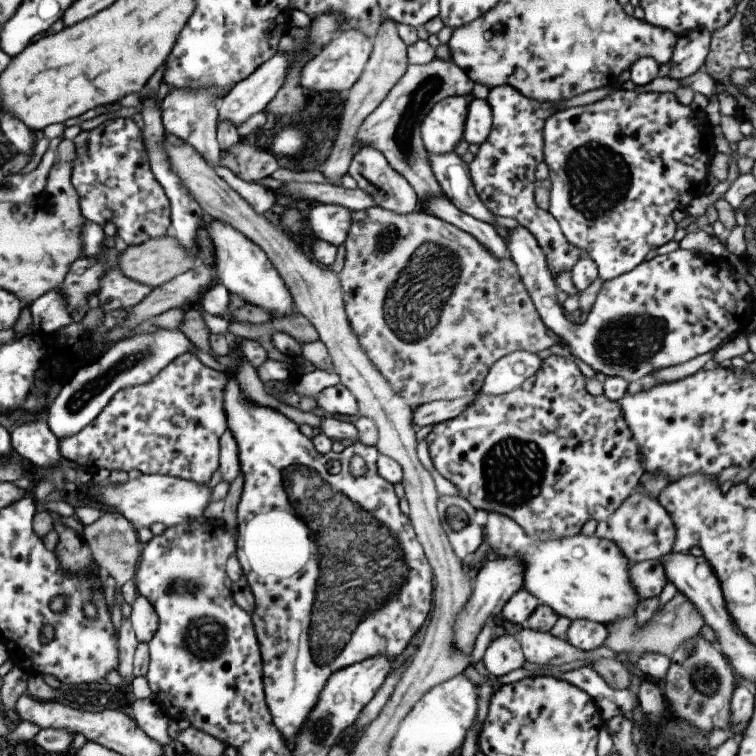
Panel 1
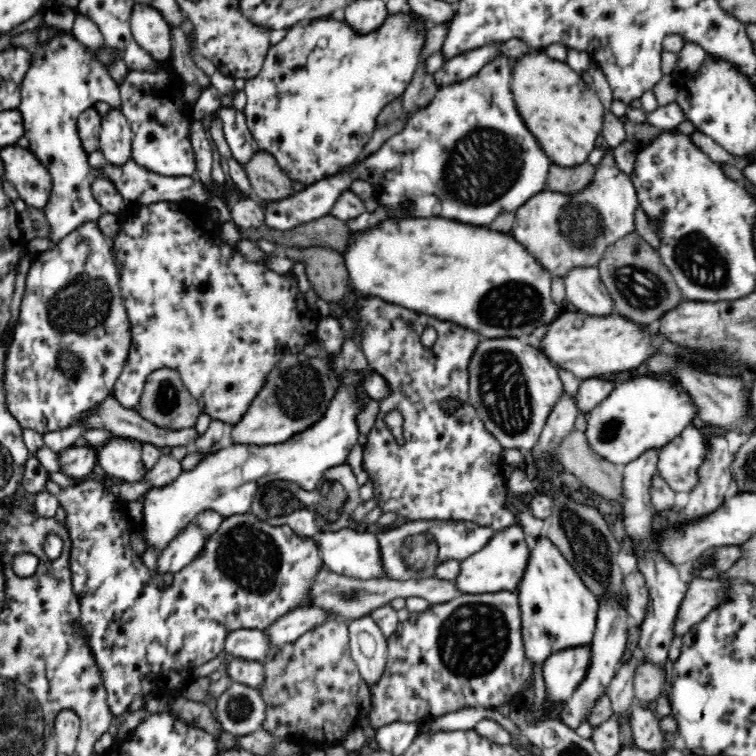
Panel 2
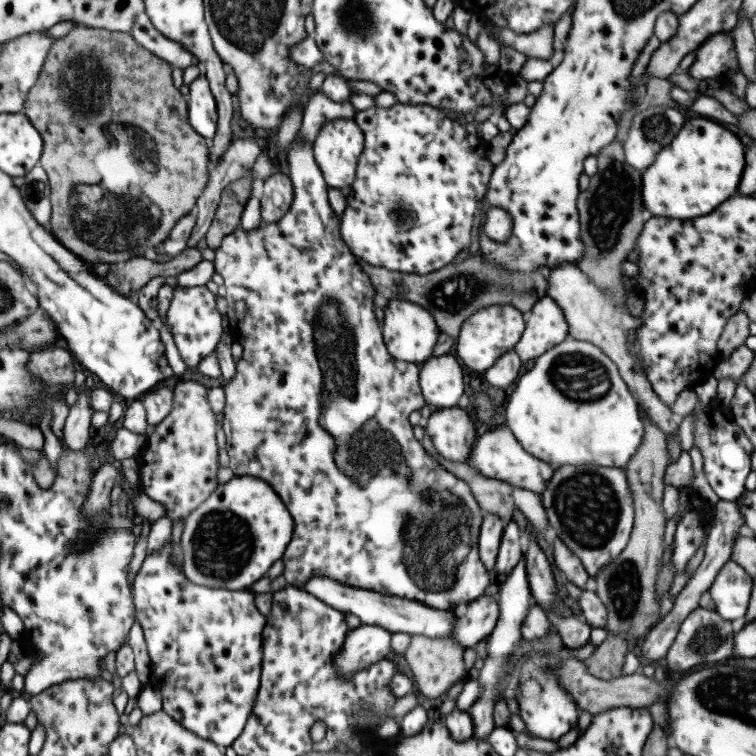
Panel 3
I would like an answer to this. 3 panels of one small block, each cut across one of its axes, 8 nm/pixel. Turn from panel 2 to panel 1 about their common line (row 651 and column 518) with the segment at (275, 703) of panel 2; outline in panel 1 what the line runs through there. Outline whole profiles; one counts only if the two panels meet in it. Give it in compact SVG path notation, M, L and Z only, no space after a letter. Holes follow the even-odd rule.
M381 207L367 208L363 212L351 211L351 226L345 240L342 242L345 248L343 267L338 274L340 282L343 306L347 322L357 336L359 346L367 354L369 362L377 368L379 374L387 380L387 384L393 388L395 394L403 397L403 402L414 409L423 403L440 400L455 400L456 398L469 398L480 392L481 385L489 367L499 358L515 351L525 351L529 354L537 354L545 348L555 345L555 340L547 336L546 326L537 314L521 279L508 255L503 260L497 260L491 256L489 250L485 250L473 236L467 232L455 228L447 221L437 218L428 210L415 210L407 214L395 214Z

